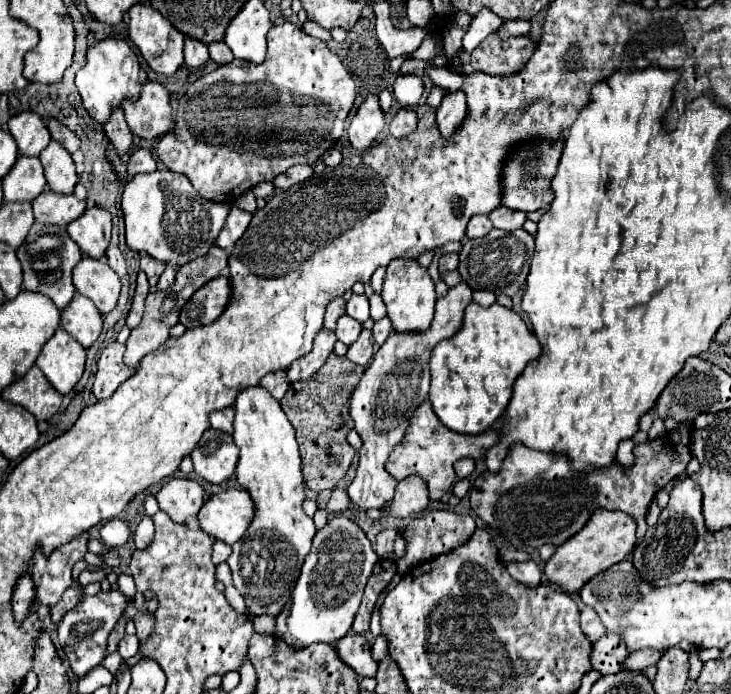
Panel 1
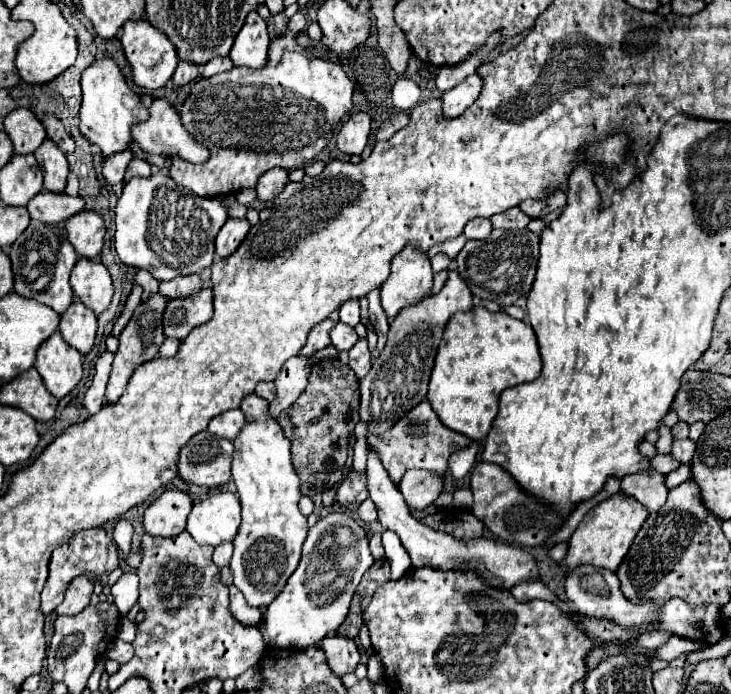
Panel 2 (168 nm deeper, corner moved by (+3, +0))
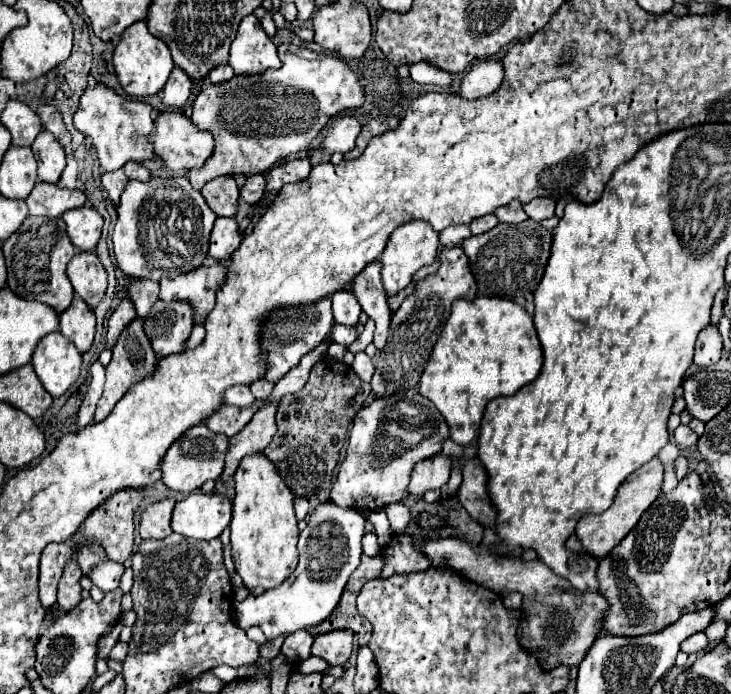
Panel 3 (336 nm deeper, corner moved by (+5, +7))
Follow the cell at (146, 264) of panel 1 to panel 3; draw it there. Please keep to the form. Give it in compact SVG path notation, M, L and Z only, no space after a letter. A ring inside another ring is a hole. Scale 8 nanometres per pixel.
M133 280L129 286L129 298L133 300L137 314L141 318L147 318L157 296L159 296L159 284L153 280Z

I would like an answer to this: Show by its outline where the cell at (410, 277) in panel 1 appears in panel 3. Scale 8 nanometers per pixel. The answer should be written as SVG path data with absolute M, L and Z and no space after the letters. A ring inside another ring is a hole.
M407 222L407 224L401 224L393 234L391 234L391 240L387 242L387 248L381 256L381 262L383 262L383 270L381 270L381 278L383 278L383 288L387 292L387 298L395 296L399 290L403 290L415 276L415 272L423 266L429 266L435 262L435 256L437 256L437 250L439 250L439 234L423 224L423 222Z

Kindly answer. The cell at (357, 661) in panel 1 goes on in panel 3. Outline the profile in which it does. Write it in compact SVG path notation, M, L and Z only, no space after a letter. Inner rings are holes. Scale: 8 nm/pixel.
M347 630L319 634L313 642L311 654L327 660L331 666L345 664L351 656L351 642L353 642L353 632L347 632Z

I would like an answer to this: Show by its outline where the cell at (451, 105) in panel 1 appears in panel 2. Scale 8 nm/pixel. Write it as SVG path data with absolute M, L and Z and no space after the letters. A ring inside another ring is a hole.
M469 75L463 83L453 87L451 91L443 93L443 115L445 117L459 117L473 101L479 97L483 87L481 75Z

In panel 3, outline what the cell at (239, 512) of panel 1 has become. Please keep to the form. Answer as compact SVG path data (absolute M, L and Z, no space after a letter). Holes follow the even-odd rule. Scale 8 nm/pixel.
M193 492L179 500L173 510L173 532L195 540L217 538L231 522L233 504L227 494Z

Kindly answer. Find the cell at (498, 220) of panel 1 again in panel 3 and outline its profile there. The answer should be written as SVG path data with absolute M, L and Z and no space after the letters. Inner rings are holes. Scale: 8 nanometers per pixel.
M519 204L497 208L495 216L499 218L499 222L507 222L507 224L519 224L519 222L527 220L527 214L523 212L523 208Z

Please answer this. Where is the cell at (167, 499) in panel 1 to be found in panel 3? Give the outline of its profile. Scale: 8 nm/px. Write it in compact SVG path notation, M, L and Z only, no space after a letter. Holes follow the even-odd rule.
M165 498L159 502L153 502L145 508L141 514L141 524L139 524L139 534L141 538L165 538L169 536L171 530L171 512L175 508L175 498Z

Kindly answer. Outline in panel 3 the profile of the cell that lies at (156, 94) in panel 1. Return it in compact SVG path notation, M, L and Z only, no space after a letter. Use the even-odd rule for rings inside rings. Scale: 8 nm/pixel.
M161 112L155 118L155 132L151 132L151 144L155 154L161 156L167 168L171 170L191 170L201 166L213 152L213 136L201 132L185 114L181 112Z

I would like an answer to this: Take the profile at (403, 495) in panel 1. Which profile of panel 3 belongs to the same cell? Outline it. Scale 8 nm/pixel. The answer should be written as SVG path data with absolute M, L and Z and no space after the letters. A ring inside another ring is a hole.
M445 454L431 456L431 458L415 464L407 492L413 496L423 496L427 490L441 488L443 484L447 484L449 472L451 472L451 458L449 456L445 456Z

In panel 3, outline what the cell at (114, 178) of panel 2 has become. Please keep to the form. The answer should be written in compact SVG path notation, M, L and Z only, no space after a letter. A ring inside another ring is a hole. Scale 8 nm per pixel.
M115 170L115 172L105 172L101 176L101 182L103 182L103 188L107 190L109 198L117 204L119 202L119 196L121 192L125 190L125 184L127 184L127 176L123 174L123 170Z

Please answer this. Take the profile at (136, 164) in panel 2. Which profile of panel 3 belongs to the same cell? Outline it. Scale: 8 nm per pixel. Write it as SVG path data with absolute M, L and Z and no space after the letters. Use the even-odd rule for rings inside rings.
M127 162L127 164L123 166L123 172L125 172L125 176L127 176L129 180L141 180L141 182L147 182L147 180L151 178L151 174L149 174L149 170L147 170L145 164Z

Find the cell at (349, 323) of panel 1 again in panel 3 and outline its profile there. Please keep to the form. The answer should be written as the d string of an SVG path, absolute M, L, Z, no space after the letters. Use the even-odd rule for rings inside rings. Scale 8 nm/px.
M333 324L333 328L331 328L331 336L333 336L333 340L335 340L337 344L349 346L349 344L357 338L357 332L355 332L353 326L347 328L347 326L343 326L343 324Z

